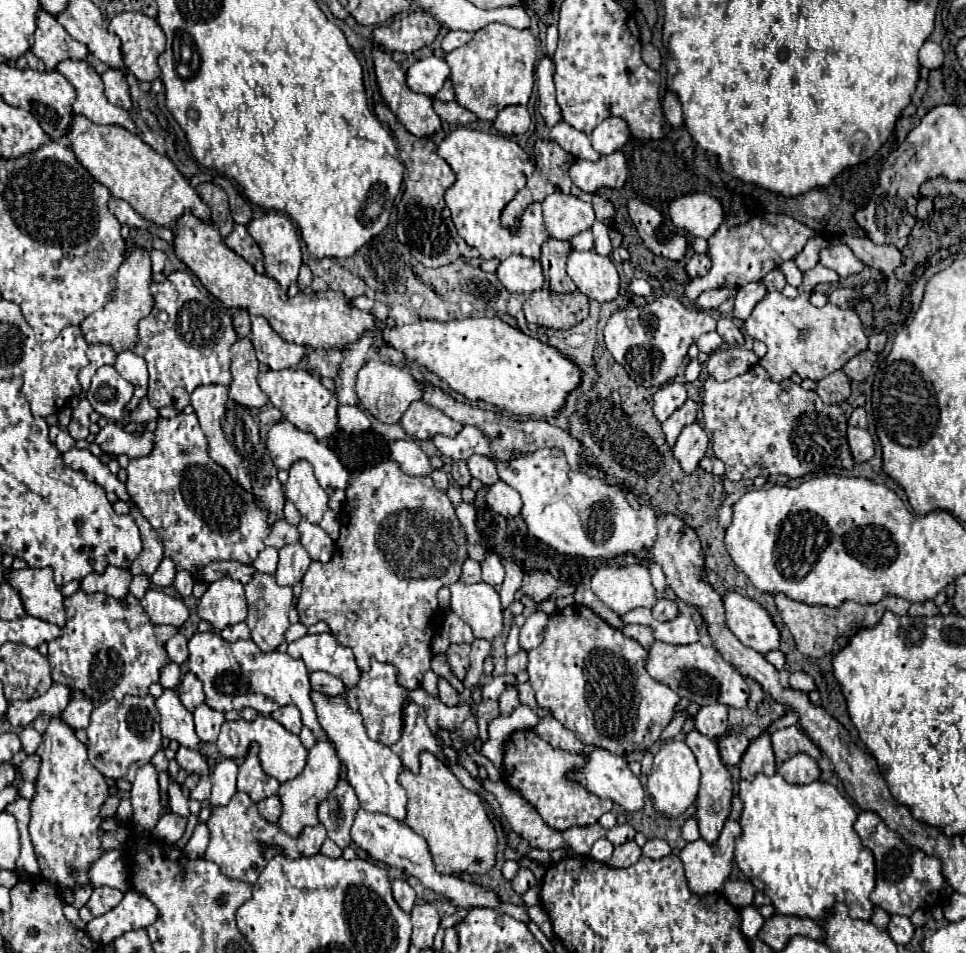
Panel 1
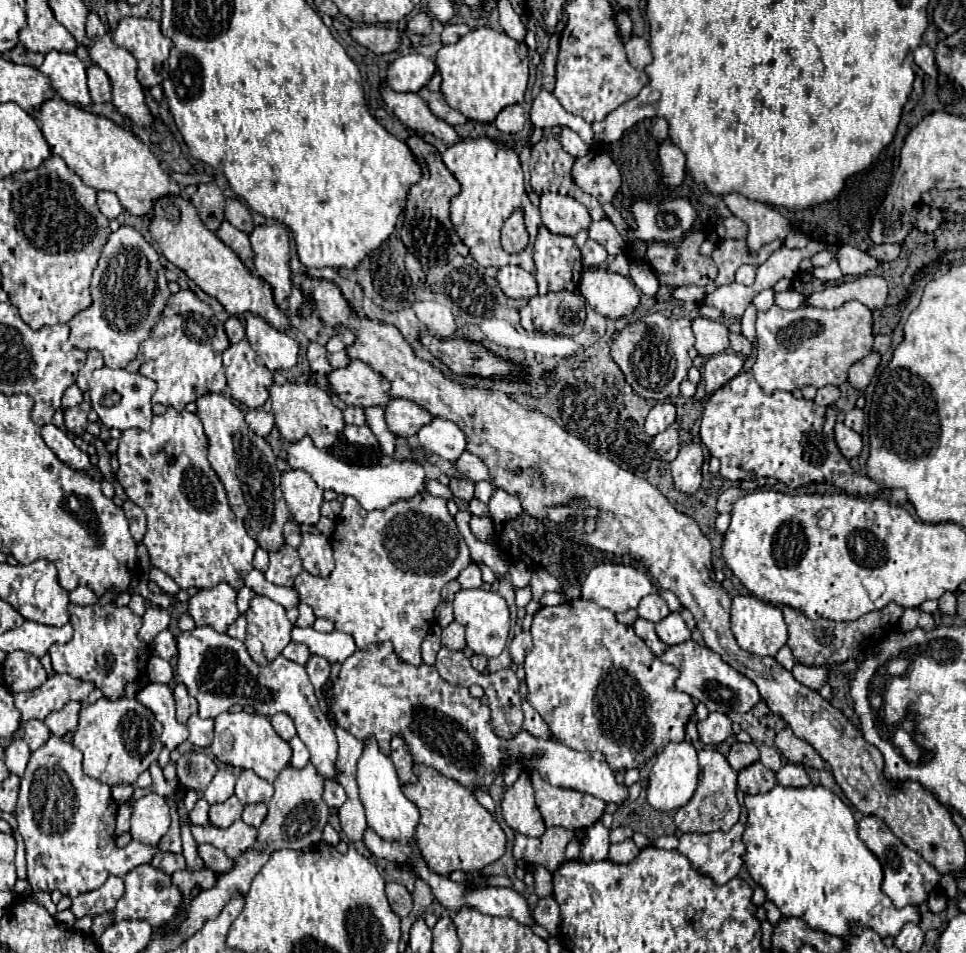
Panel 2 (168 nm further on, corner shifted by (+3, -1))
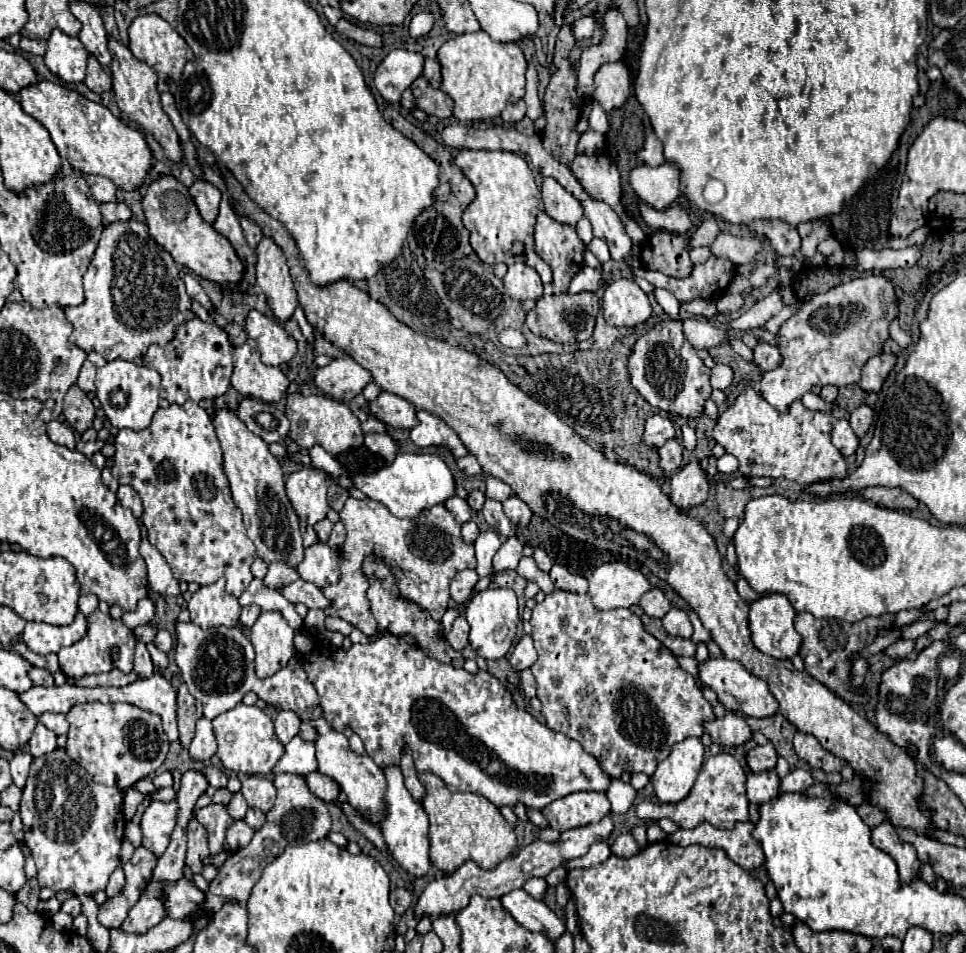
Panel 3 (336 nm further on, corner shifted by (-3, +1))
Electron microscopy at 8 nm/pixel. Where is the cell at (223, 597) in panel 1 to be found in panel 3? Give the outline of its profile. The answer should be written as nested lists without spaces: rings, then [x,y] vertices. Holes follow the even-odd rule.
[[[225,581],[201,587],[193,593],[187,609],[191,613],[191,621],[203,629],[221,625],[235,627],[241,615],[241,605],[225,591]]]

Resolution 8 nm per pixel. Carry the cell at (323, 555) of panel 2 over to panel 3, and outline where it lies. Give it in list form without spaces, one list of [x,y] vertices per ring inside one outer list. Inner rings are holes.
[[[317,541],[305,549],[305,559],[299,563],[299,575],[317,587],[325,587],[339,579],[339,553],[327,545],[327,541]]]

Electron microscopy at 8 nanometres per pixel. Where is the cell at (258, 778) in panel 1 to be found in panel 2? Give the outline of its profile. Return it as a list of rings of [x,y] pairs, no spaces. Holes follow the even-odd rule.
[[[241,771],[237,785],[235,785],[235,795],[243,805],[249,803],[269,803],[273,797],[273,785],[261,777],[257,777],[253,771]]]

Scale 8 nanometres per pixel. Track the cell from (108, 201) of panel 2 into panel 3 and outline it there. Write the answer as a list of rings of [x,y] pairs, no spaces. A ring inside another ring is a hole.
[[[87,175],[87,183],[91,185],[91,193],[99,203],[115,203],[117,201],[117,187],[105,179],[105,177],[95,177],[95,175]]]

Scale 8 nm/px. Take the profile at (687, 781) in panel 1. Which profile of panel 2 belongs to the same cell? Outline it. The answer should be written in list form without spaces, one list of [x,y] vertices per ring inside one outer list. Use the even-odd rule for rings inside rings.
[[[689,741],[681,743],[667,743],[665,749],[657,755],[651,773],[649,773],[649,787],[647,787],[647,801],[651,807],[659,811],[671,811],[683,807],[695,793],[699,781],[699,765],[697,765],[697,751]]]

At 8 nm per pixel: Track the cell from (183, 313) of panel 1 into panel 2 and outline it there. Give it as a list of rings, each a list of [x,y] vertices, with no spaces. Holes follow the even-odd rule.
[[[181,289],[171,295],[161,321],[151,331],[151,337],[141,343],[137,353],[141,363],[139,373],[157,383],[153,403],[163,403],[165,407],[183,411],[187,403],[205,393],[225,391],[225,369],[221,355],[227,347],[229,339],[223,331],[223,323],[215,317],[207,303],[203,303],[189,289]]]

